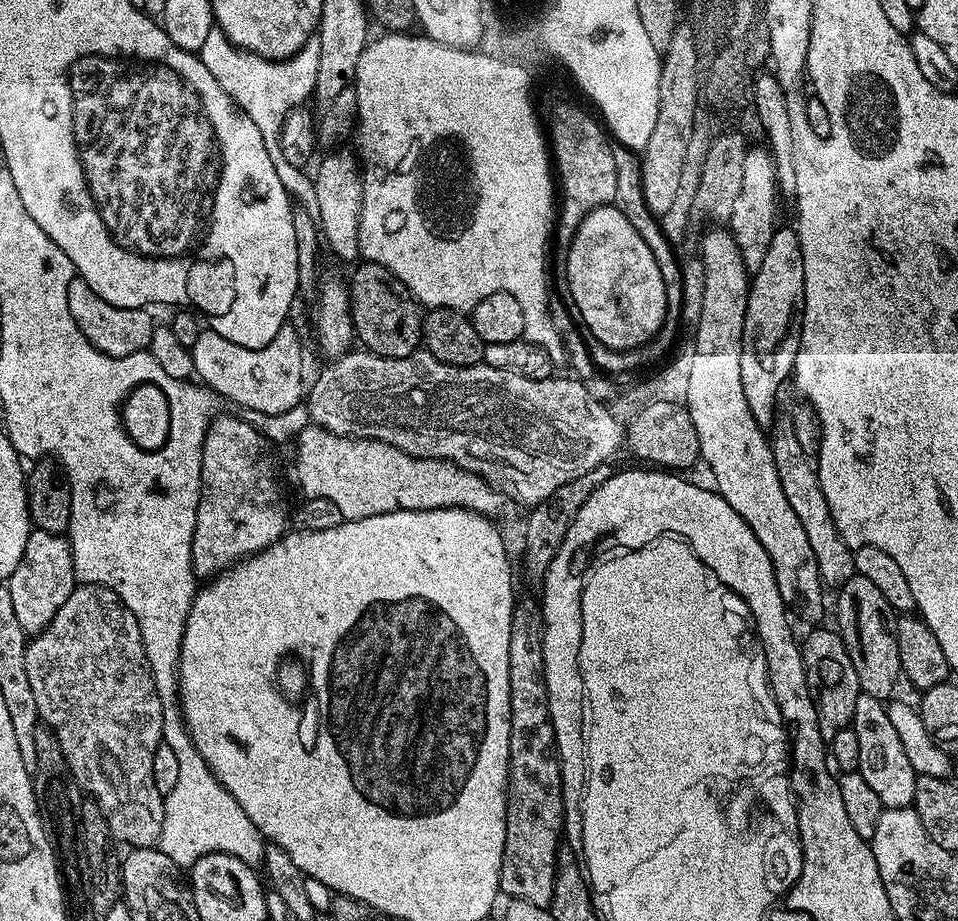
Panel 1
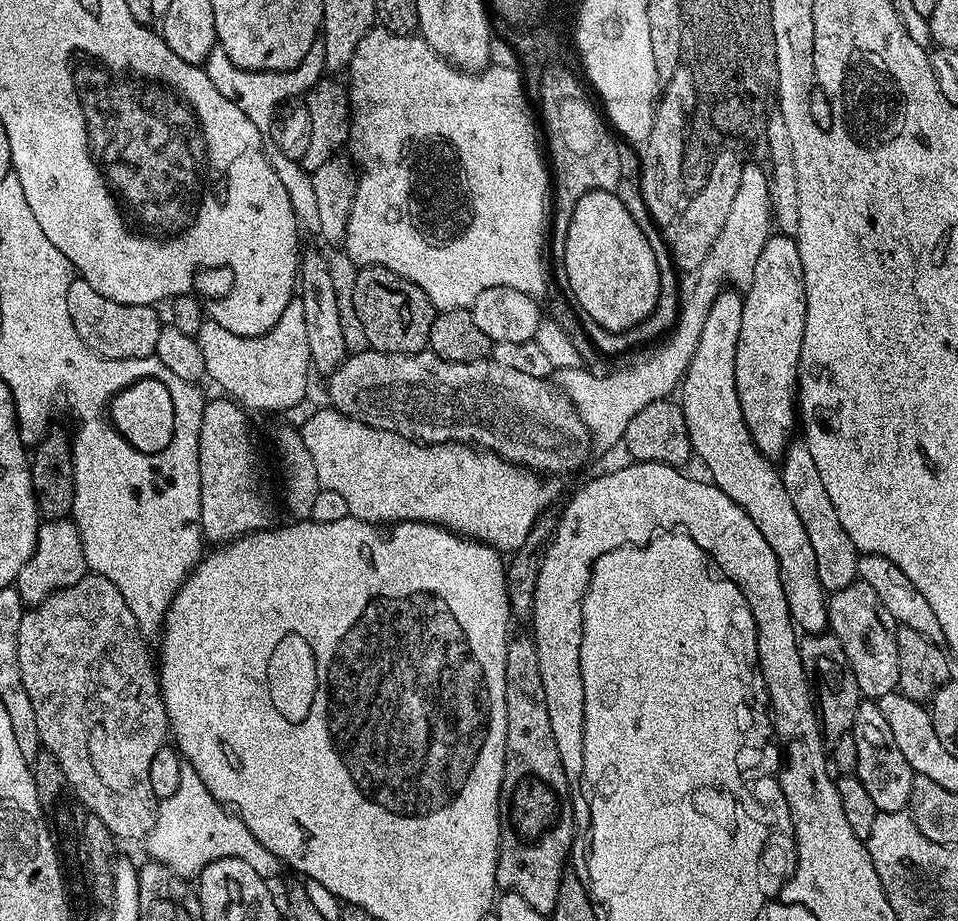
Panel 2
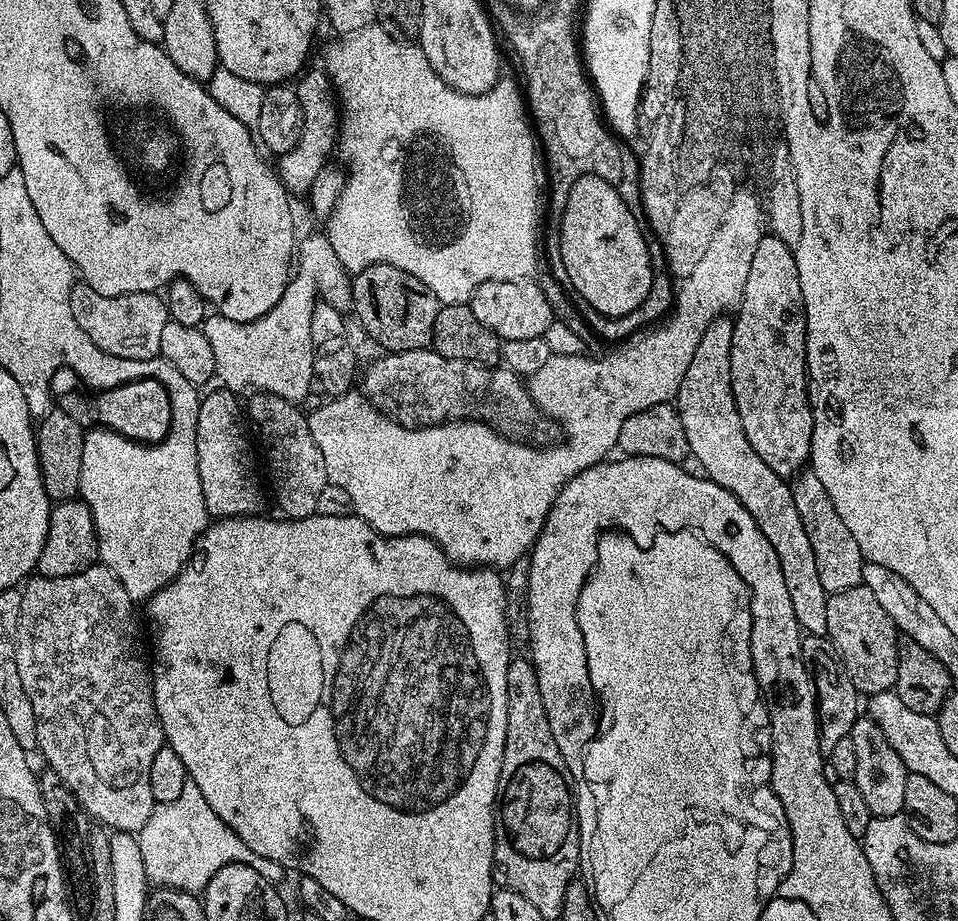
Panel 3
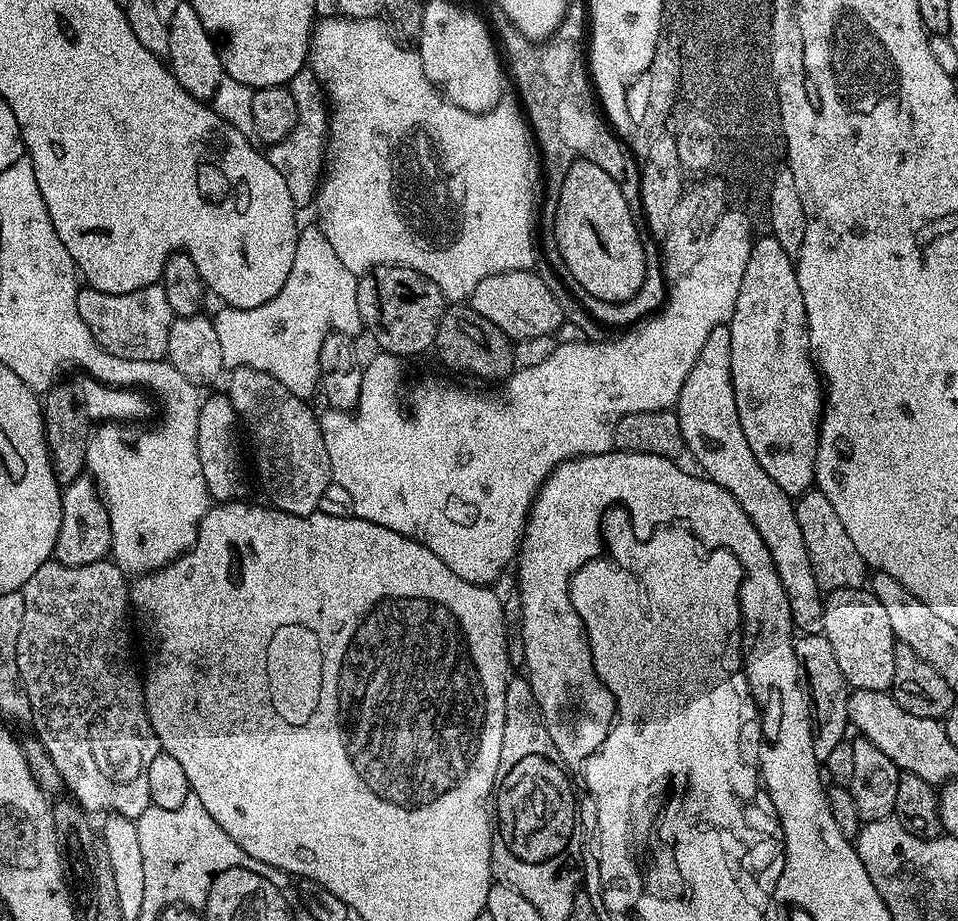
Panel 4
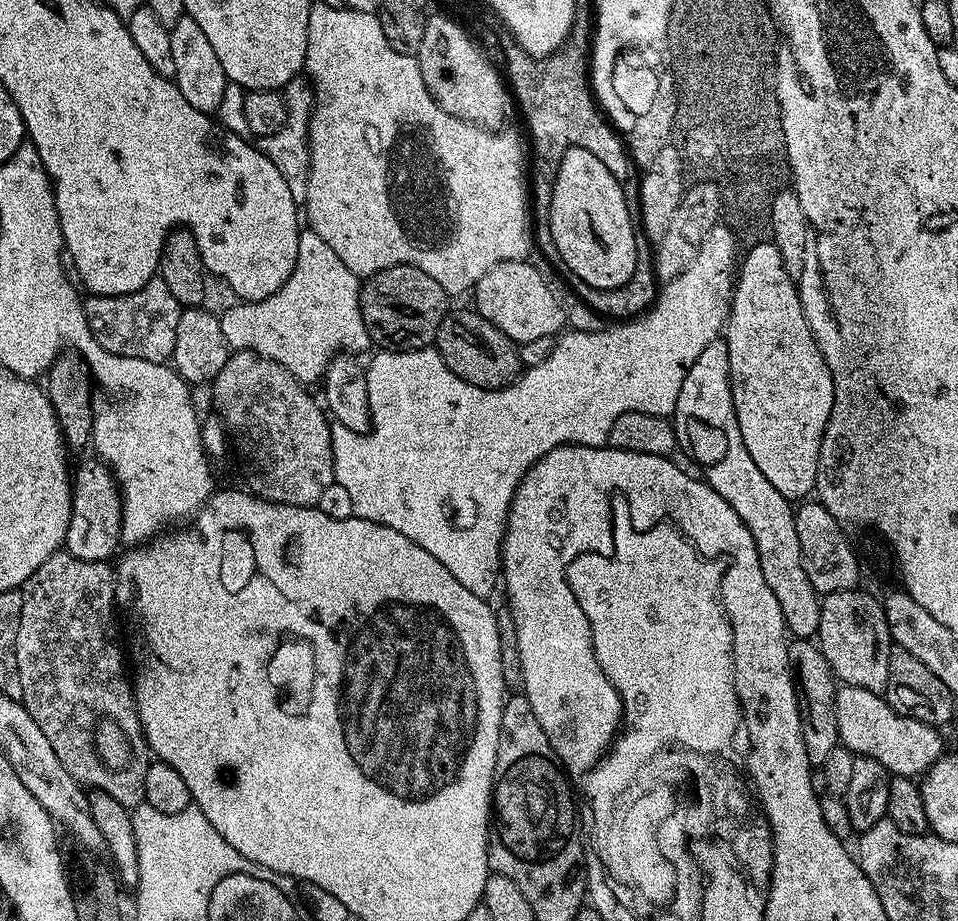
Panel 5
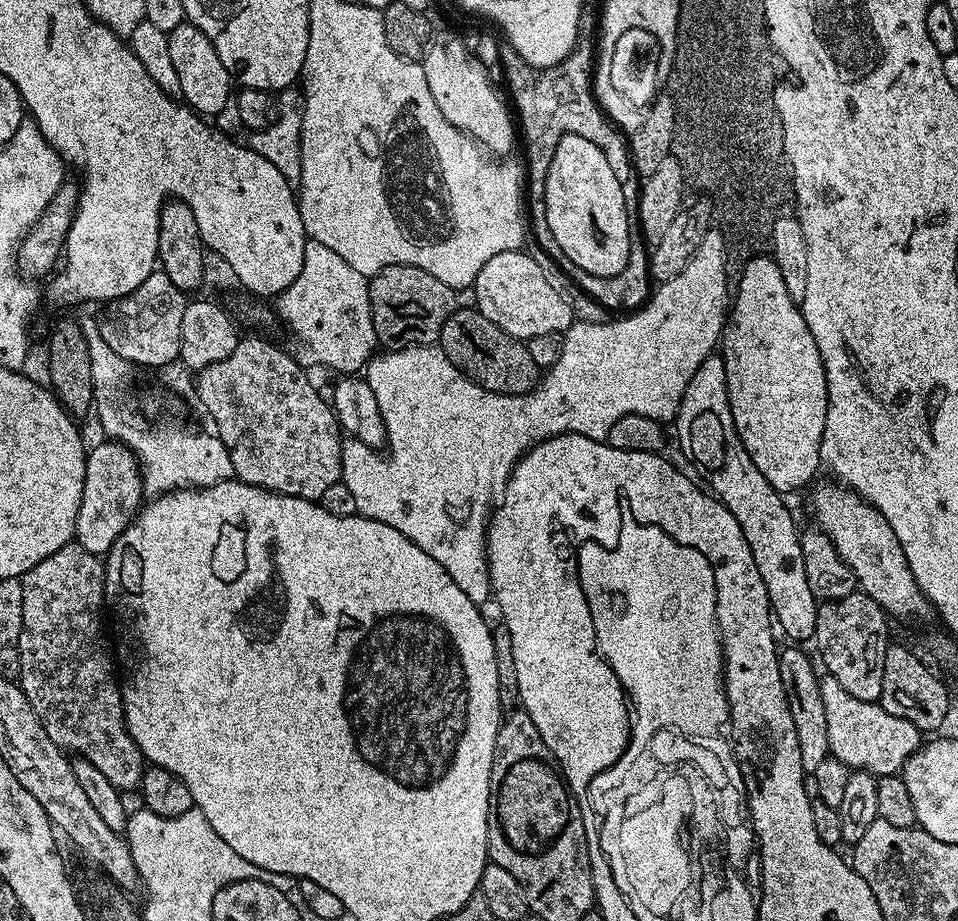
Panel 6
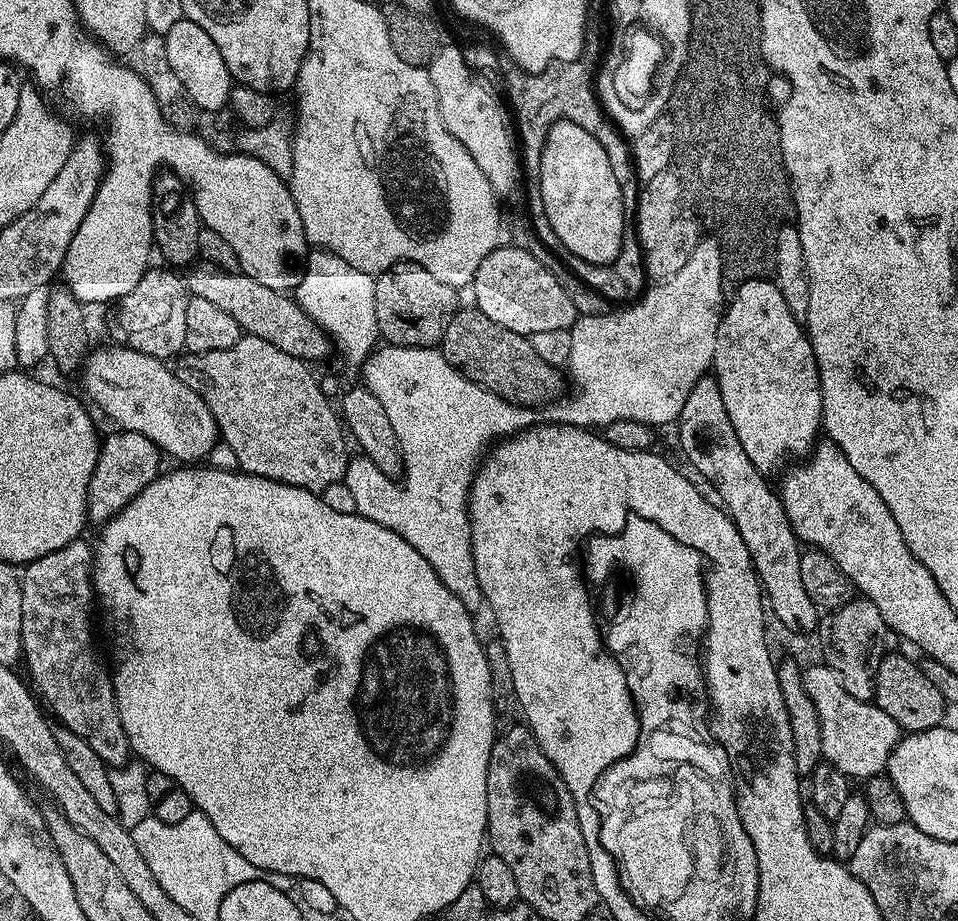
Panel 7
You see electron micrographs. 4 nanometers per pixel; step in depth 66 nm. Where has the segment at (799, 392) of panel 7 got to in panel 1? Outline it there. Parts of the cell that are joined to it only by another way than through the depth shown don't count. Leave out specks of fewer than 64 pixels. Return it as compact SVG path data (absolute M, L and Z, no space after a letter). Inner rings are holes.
M777 227L766 246L766 255L758 272L751 274L746 302L746 322L742 342L742 394L746 394L746 406L754 414L754 422L768 430L778 415L776 399L784 383L793 379L792 367L798 354L800 337L798 317L804 299L804 267L802 246L795 227Z

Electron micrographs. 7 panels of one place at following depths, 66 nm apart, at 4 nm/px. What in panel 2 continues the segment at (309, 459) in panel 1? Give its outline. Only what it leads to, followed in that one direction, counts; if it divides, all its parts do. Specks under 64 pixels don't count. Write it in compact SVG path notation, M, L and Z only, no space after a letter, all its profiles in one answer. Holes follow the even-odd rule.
M331 406L317 407L314 418L300 429L301 438L314 458L314 470L321 488L342 494L348 515L373 526L418 522L437 524L457 536L488 544L501 554L516 552L530 534L538 514L553 507L559 479L541 478L533 469L521 468L498 454L466 444L422 444L396 432L371 428L353 416L343 416Z

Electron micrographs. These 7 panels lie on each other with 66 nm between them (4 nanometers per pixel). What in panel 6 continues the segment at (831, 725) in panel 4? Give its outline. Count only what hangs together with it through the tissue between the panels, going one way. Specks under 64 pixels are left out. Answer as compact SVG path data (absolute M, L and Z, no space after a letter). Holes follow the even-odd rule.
M781 647L778 658L778 674L782 674L782 690L786 690L786 698L790 706L790 718L794 718L794 730L798 730L799 771L811 774L818 770L822 758L830 755L828 751L828 735L826 734L826 706L822 706L822 690L820 689L820 676L817 665L803 652L803 647Z

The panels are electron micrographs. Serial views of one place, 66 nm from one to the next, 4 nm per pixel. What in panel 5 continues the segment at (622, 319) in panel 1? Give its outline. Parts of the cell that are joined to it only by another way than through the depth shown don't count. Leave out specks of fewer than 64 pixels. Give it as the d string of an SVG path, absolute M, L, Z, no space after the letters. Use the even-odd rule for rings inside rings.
M567 148L558 166L556 181L552 184L552 201L548 207L550 234L554 238L554 246L558 246L559 263L565 264L573 272L575 279L598 290L610 290L623 284L632 283L632 275L636 269L636 235L632 229L634 213L628 209L624 201L624 185L616 179L610 170L606 170L606 162L585 148Z

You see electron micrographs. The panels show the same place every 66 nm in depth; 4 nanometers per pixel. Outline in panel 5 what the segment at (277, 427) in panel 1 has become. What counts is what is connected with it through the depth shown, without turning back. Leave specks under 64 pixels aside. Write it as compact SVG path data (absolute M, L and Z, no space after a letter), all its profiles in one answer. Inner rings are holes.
M310 230L301 231L298 258L290 278L286 278L283 286L270 294L270 298L236 302L233 308L221 311L219 317L222 334L225 335L229 349L257 352L290 370L290 374L294 374L294 378L301 384L312 386L315 380L317 383L323 377L324 371L337 354L360 354L370 344L368 327L360 309L361 287L361 277L355 276L350 266L346 266L346 262L342 262L342 258L338 258L338 254L334 254L334 250L330 250L330 246L318 238L318 234Z

